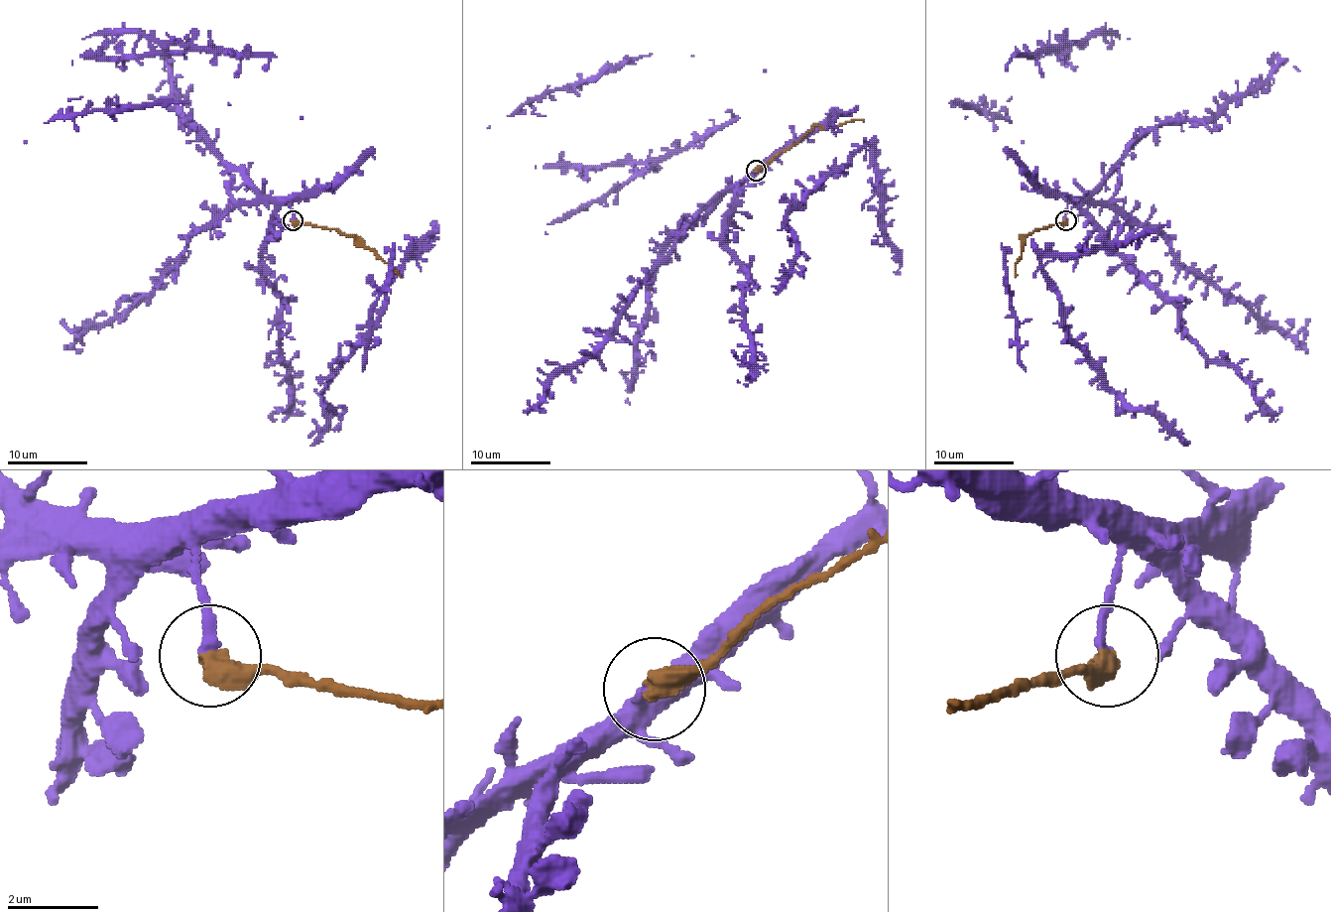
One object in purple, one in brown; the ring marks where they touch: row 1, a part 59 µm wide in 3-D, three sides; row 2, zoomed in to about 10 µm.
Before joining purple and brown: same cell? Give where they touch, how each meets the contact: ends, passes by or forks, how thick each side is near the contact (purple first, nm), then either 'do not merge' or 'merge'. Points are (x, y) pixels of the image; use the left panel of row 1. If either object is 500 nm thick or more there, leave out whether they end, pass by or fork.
(293, 220) | 220/500 nm | do not merge

